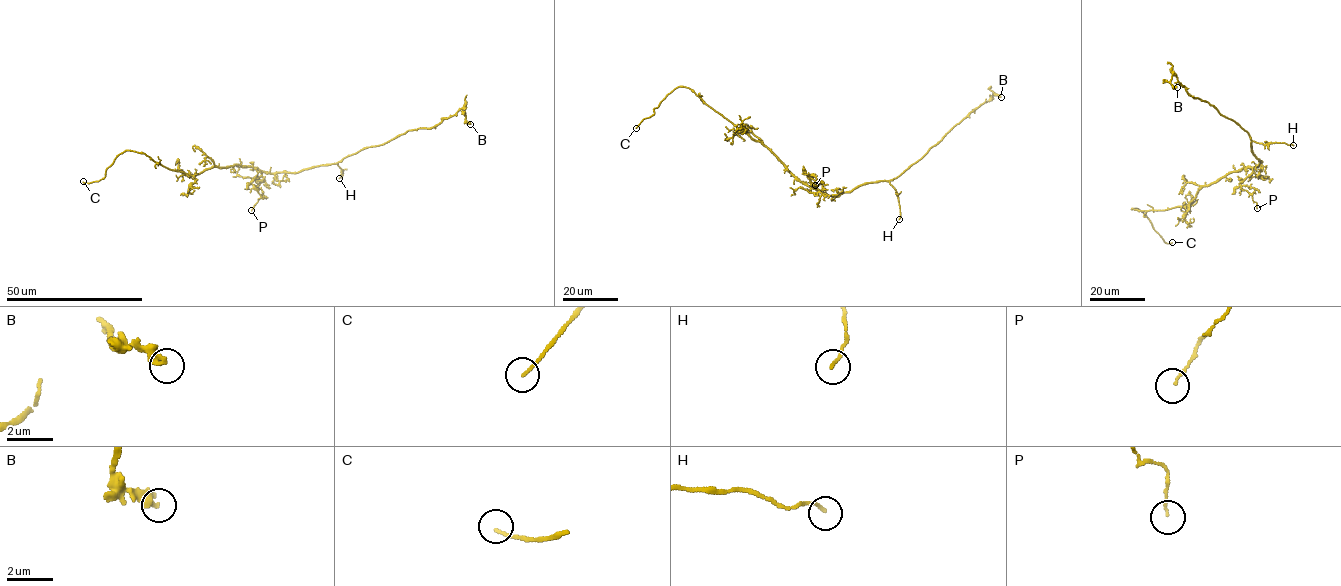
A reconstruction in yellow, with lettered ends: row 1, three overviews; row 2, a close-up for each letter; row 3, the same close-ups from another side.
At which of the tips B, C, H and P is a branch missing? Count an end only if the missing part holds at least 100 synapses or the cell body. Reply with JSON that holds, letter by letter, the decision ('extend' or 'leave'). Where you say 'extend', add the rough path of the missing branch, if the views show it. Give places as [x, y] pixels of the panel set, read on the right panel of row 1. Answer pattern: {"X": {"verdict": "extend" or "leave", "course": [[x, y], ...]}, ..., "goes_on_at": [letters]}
{"B": {"verdict": "leave"}, "C": {"verdict": "extend"}, "H": {"verdict": "leave"}, "P": {"verdict": "leave"}, "goes_on_at": ["C"]}

